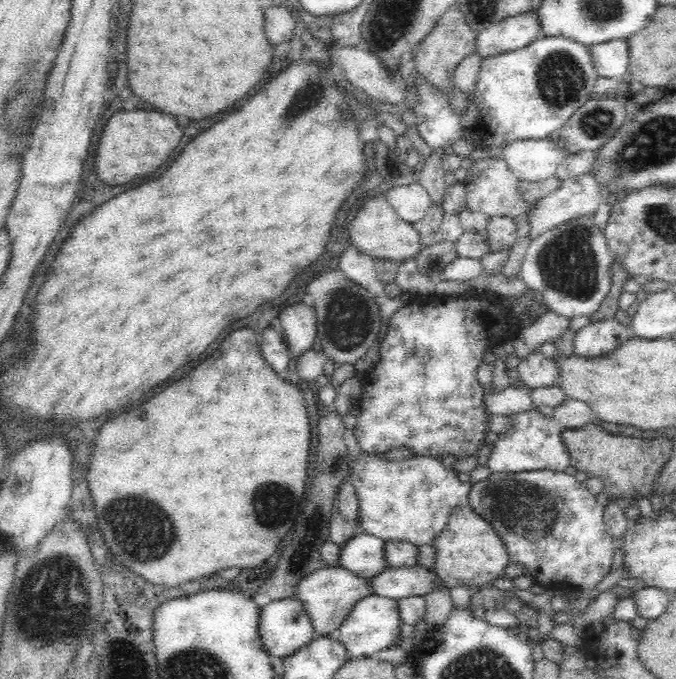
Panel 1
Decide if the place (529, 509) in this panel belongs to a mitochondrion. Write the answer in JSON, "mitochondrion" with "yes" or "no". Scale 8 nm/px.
{"mitochondrion":"yes"}

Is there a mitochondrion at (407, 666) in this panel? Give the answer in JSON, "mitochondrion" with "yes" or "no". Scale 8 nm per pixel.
{"mitochondrion":"no"}

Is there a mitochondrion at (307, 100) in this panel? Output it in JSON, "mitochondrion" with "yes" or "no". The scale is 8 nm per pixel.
{"mitochondrion":"yes"}

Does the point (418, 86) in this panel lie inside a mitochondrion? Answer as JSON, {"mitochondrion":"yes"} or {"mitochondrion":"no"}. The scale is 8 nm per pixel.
{"mitochondrion":"no"}

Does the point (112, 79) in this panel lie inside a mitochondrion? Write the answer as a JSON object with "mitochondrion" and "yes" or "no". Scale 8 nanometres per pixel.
{"mitochondrion":"no"}

